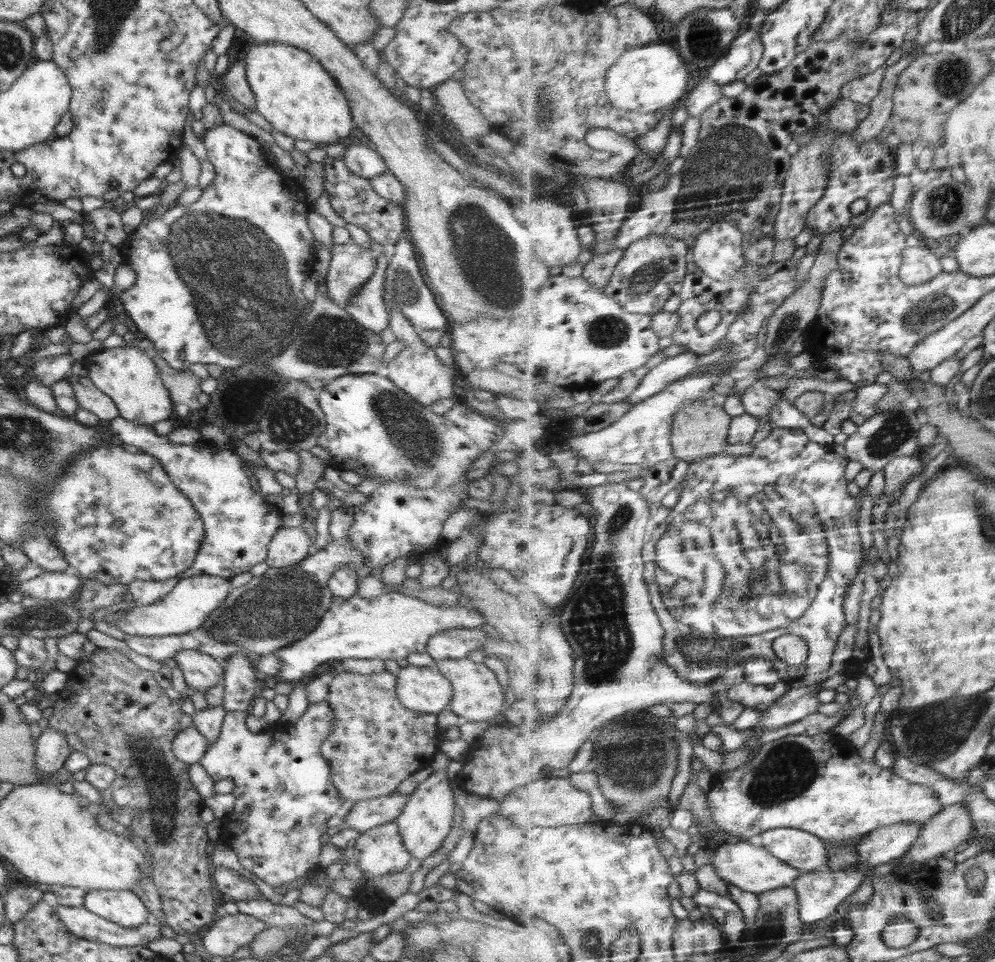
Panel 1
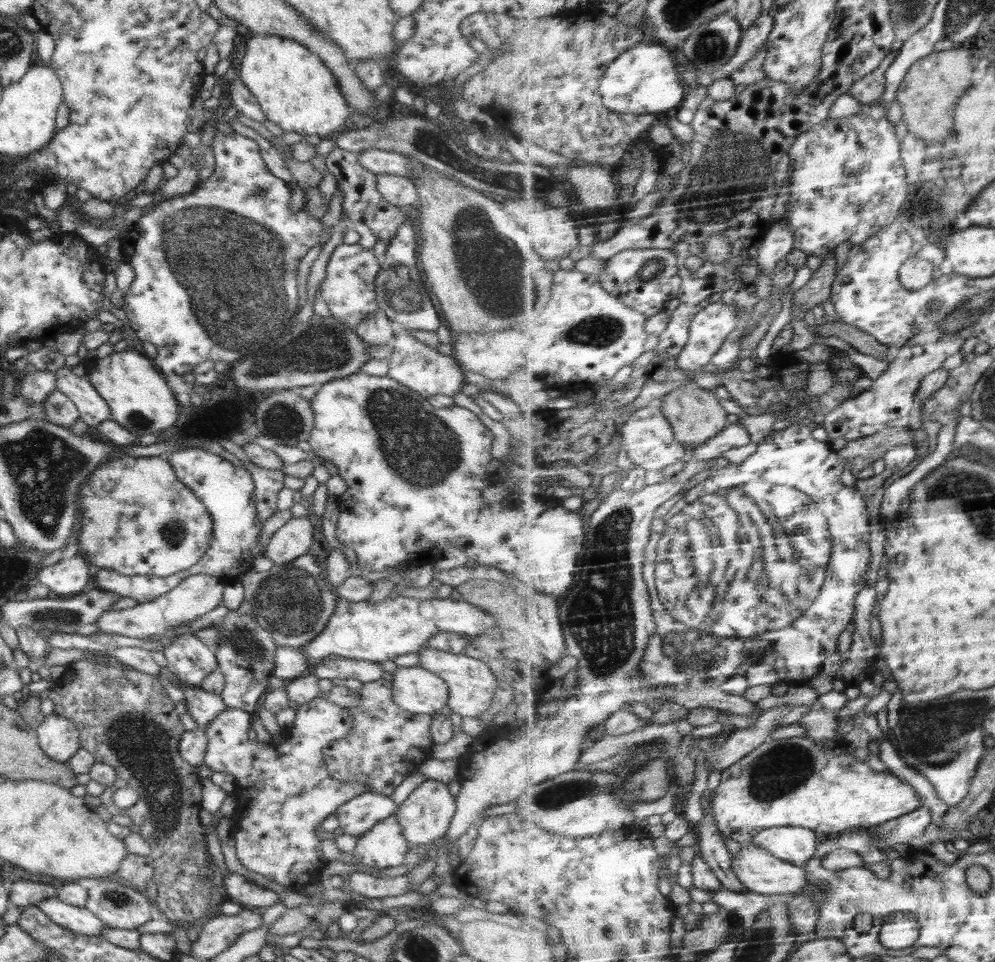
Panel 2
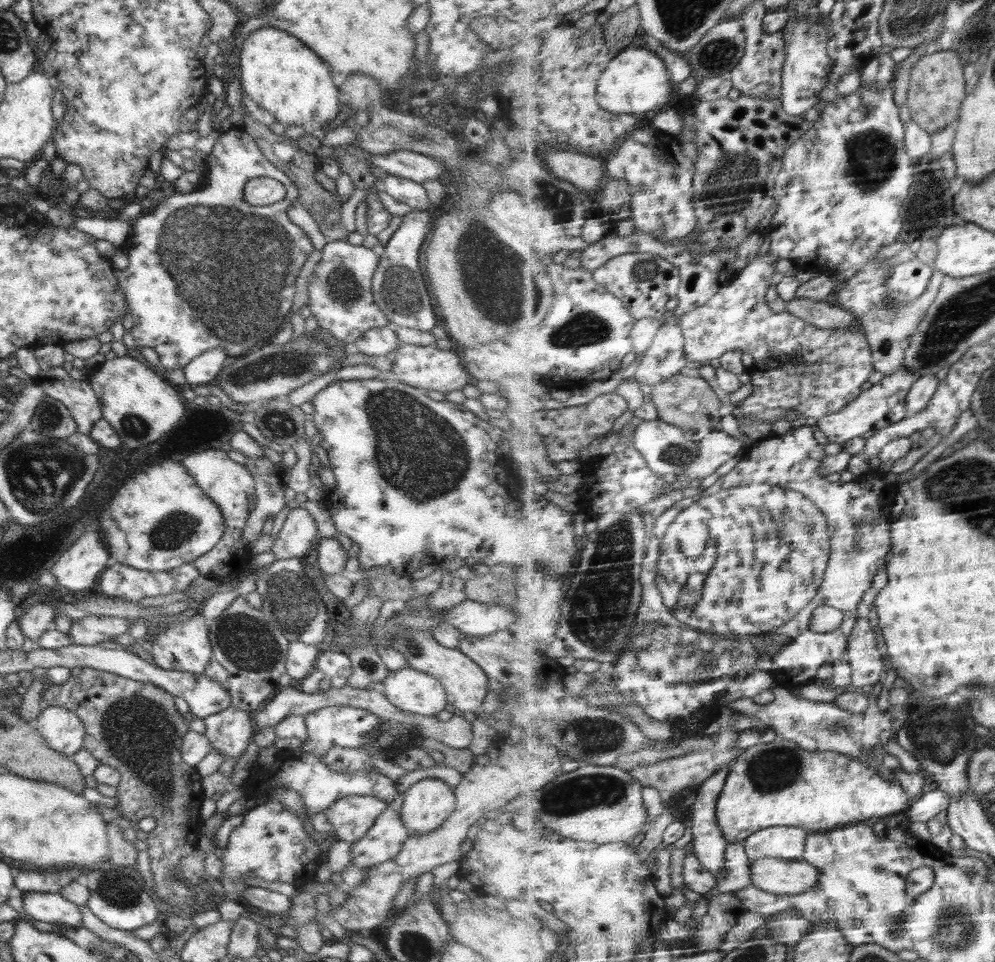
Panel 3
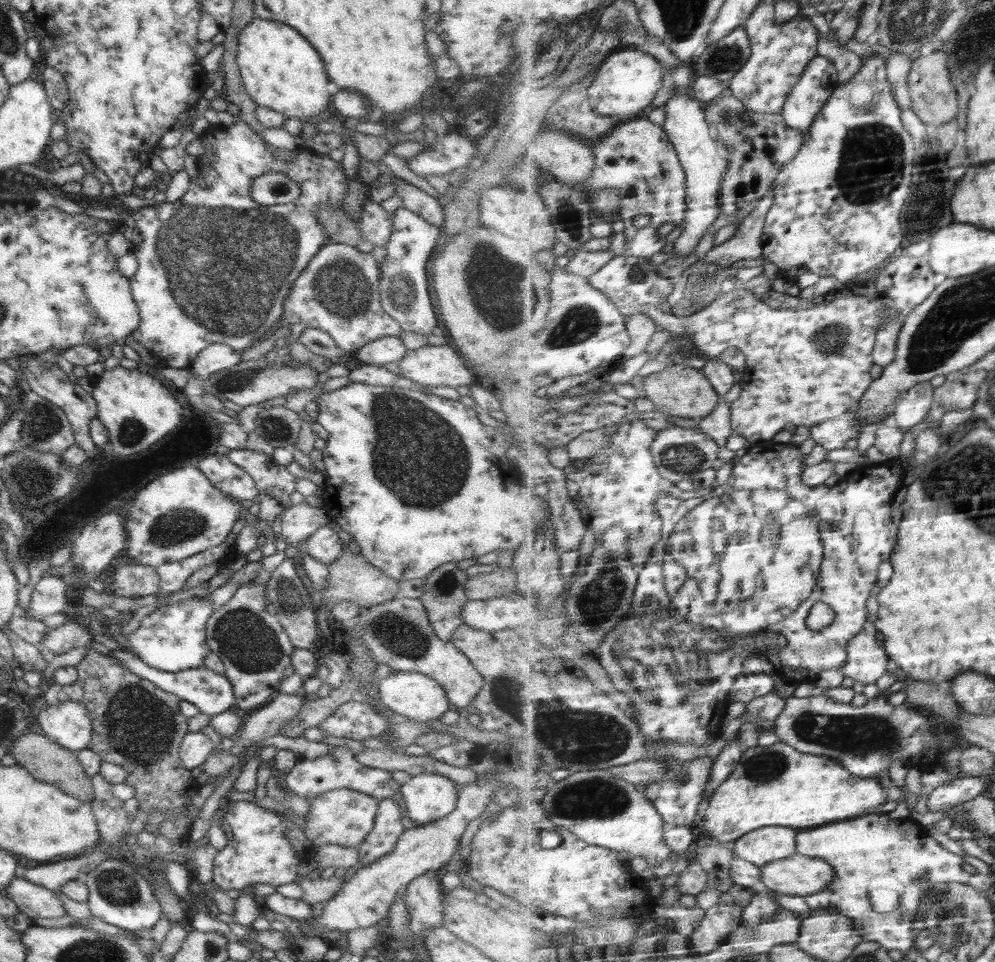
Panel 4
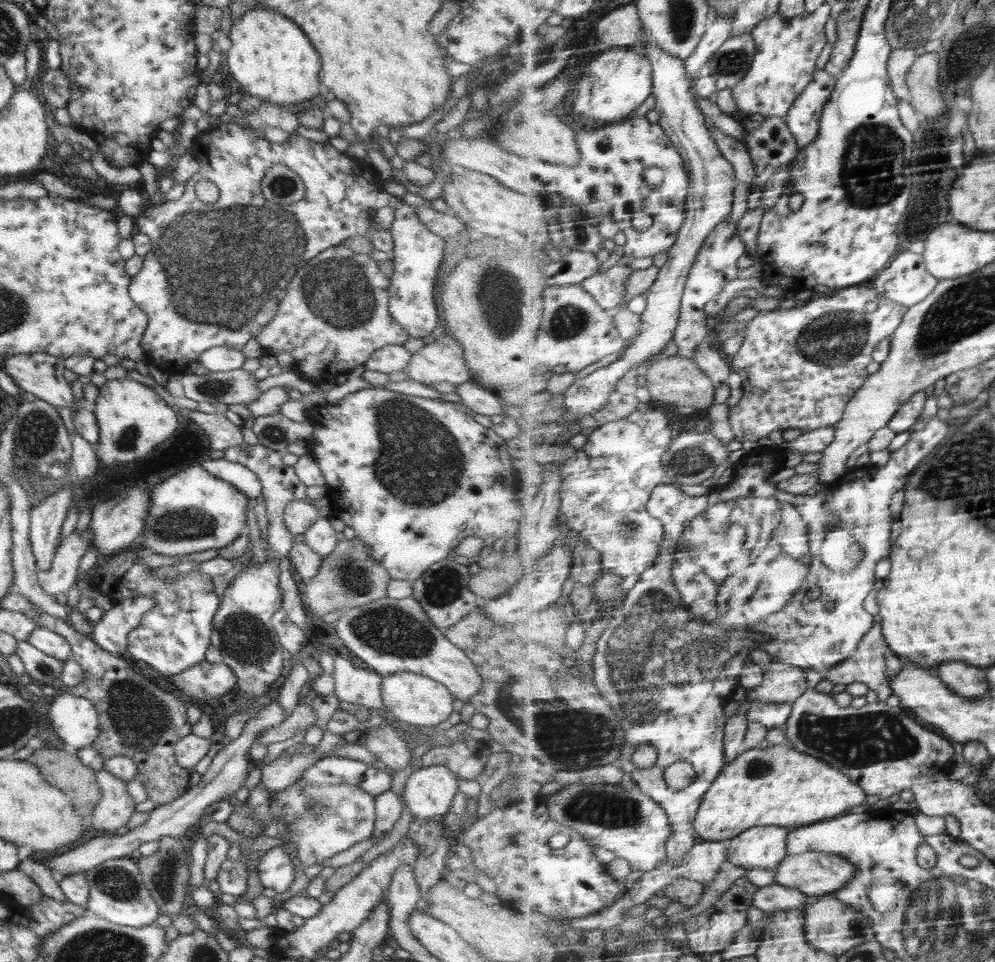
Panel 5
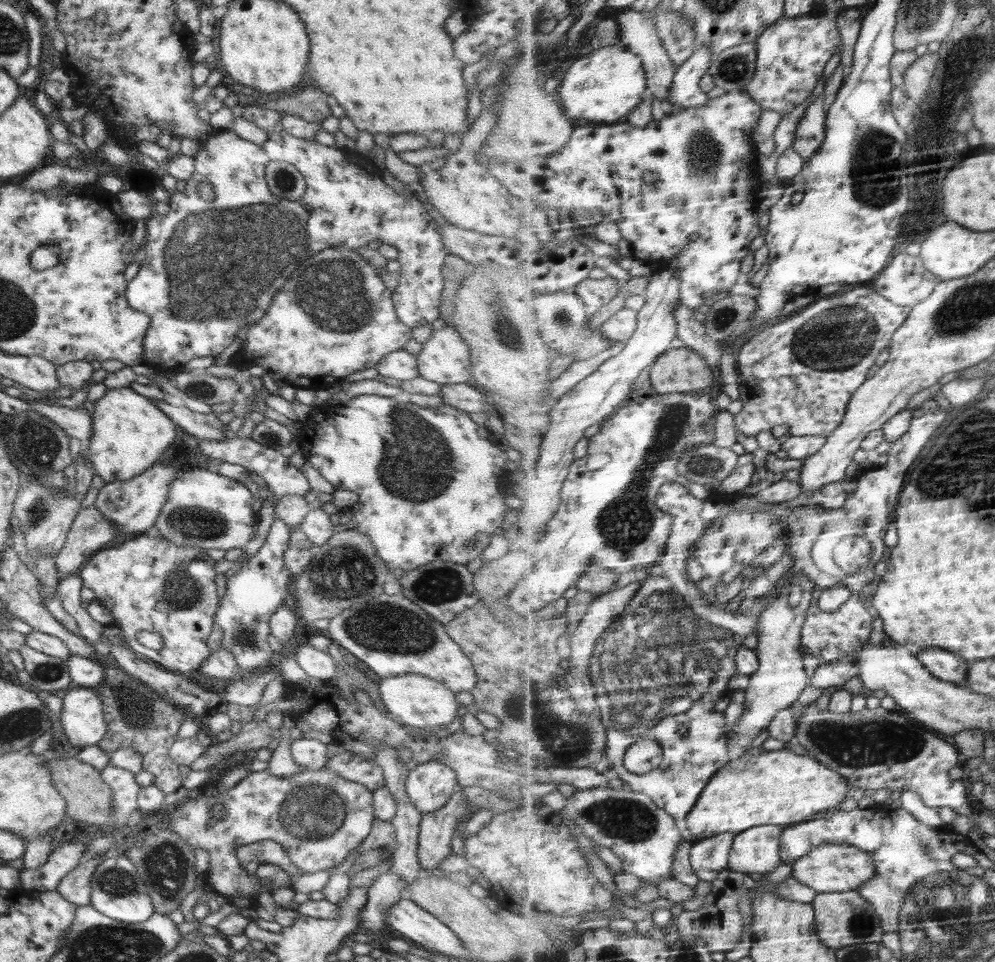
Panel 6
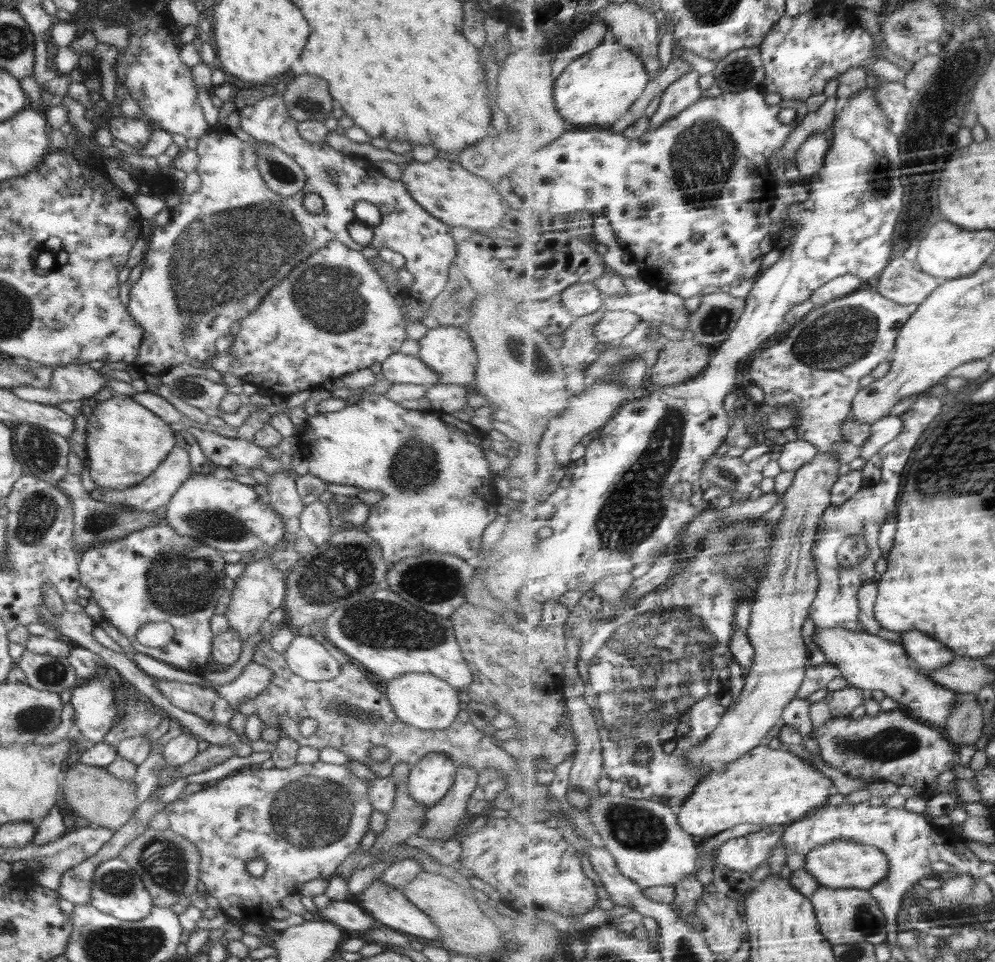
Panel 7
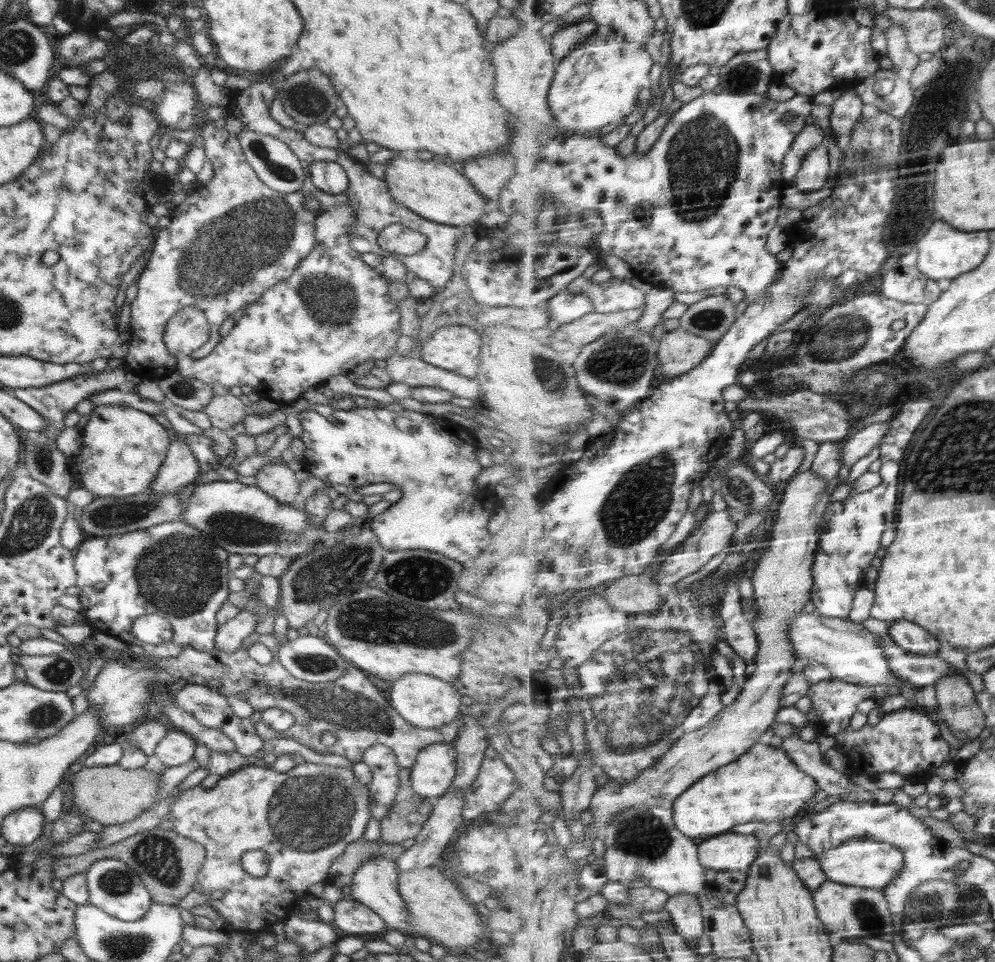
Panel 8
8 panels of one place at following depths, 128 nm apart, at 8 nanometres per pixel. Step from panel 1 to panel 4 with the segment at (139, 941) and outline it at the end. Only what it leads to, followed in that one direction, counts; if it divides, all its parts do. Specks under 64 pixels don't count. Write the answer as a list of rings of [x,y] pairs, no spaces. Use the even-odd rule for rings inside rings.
[[[14,878],[5,889],[8,899],[11,899],[20,912],[27,914],[30,919],[58,918],[65,914],[60,900],[55,892],[24,878]]]

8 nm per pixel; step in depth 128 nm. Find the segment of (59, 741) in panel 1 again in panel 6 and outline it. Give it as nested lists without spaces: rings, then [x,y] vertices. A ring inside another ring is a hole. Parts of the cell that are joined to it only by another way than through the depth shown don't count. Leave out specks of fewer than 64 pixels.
[[[88,687],[70,688],[62,701],[62,712],[58,715],[69,742],[73,746],[79,747],[97,745],[106,734],[106,721],[102,717],[104,705],[102,705],[102,701],[98,700],[98,693],[93,688],[89,689]]]

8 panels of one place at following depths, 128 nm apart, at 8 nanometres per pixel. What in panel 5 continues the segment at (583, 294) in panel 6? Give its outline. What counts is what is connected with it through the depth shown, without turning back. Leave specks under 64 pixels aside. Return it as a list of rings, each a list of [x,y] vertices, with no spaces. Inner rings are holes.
[[[619,261],[612,268],[600,272],[583,282],[583,287],[594,294],[602,308],[616,312],[625,308],[629,301],[625,301],[626,282],[632,276],[634,268]]]

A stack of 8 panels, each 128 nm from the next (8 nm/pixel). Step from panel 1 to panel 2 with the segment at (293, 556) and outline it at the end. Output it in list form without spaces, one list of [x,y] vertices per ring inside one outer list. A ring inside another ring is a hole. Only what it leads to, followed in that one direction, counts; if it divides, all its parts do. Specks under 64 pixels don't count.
[[[308,514],[292,517],[272,536],[264,555],[274,564],[284,565],[308,553],[314,540],[314,525]]]

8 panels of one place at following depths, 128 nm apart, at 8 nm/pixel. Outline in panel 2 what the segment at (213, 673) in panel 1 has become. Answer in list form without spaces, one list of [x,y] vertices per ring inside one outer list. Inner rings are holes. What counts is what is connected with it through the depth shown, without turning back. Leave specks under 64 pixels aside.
[[[196,630],[178,634],[176,639],[164,647],[167,667],[176,677],[191,686],[199,686],[204,678],[218,669],[215,653],[202,643]]]

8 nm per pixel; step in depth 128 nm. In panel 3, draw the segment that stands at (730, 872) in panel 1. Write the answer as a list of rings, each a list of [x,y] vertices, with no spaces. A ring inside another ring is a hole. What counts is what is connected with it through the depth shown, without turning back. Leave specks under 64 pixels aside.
[[[752,859],[753,885],[774,894],[803,894],[819,886],[820,867],[802,859]]]

